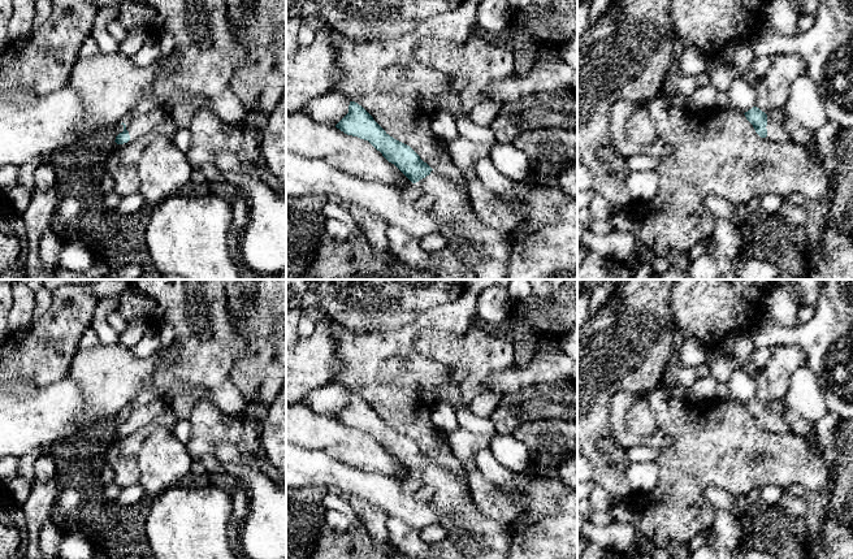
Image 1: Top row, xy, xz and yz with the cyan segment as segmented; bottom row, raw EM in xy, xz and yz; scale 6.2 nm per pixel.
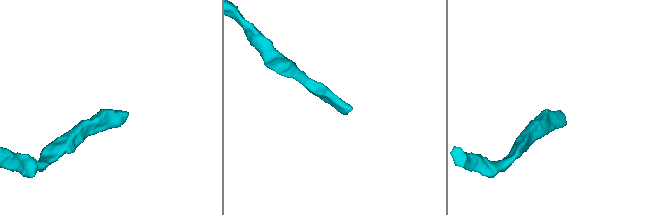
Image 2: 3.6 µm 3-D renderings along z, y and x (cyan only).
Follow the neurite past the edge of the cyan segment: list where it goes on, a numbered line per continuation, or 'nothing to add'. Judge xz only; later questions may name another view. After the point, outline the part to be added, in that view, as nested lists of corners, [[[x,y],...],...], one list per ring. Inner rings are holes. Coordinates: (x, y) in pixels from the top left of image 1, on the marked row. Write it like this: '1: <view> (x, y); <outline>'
1: xz (485, 250); [[[432,170],[417,182],[430,199],[430,208],[442,222],[442,235],[479,280],[507,280],[514,239],[485,225],[475,213],[468,194],[453,181]]]

